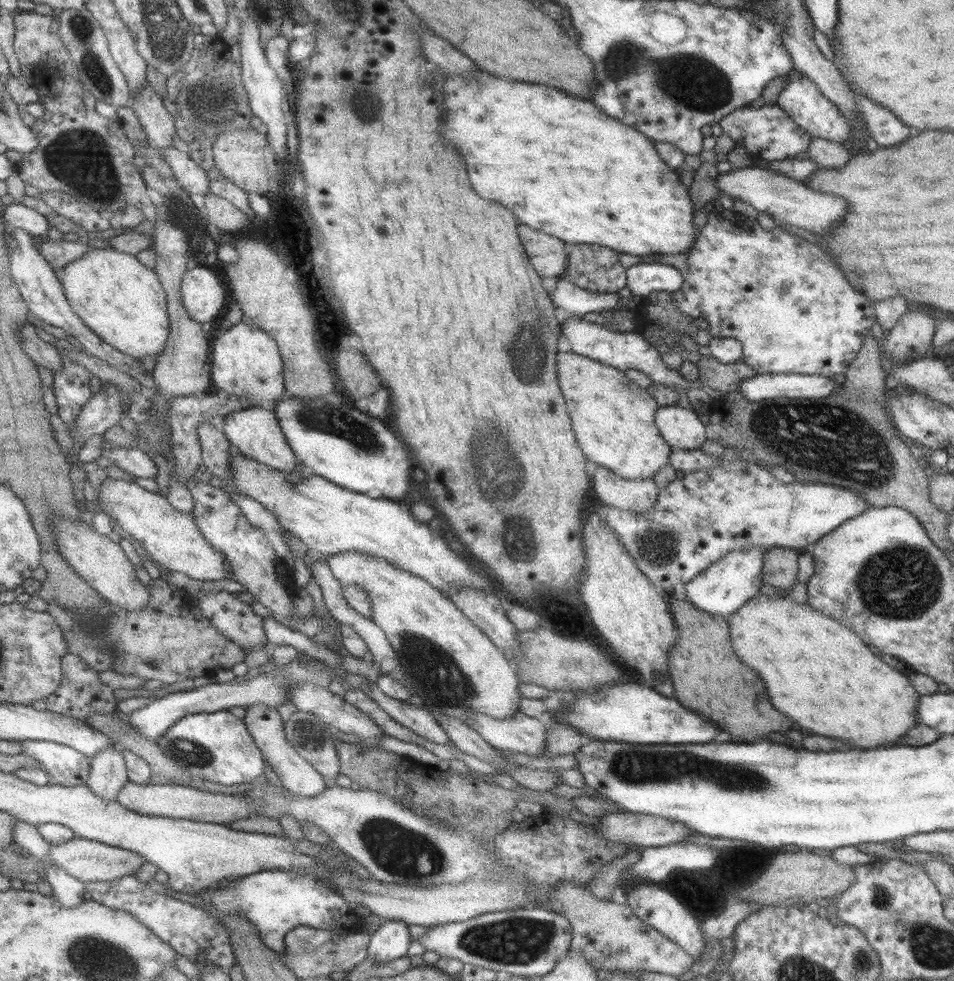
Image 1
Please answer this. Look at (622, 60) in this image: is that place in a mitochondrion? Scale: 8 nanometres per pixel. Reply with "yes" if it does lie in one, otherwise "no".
yes

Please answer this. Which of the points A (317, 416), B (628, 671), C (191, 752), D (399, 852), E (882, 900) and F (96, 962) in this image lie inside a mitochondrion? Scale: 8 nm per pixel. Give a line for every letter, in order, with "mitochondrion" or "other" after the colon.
A: mitochondrion
B: other
C: mitochondrion
D: mitochondrion
E: mitochondrion
F: mitochondrion

